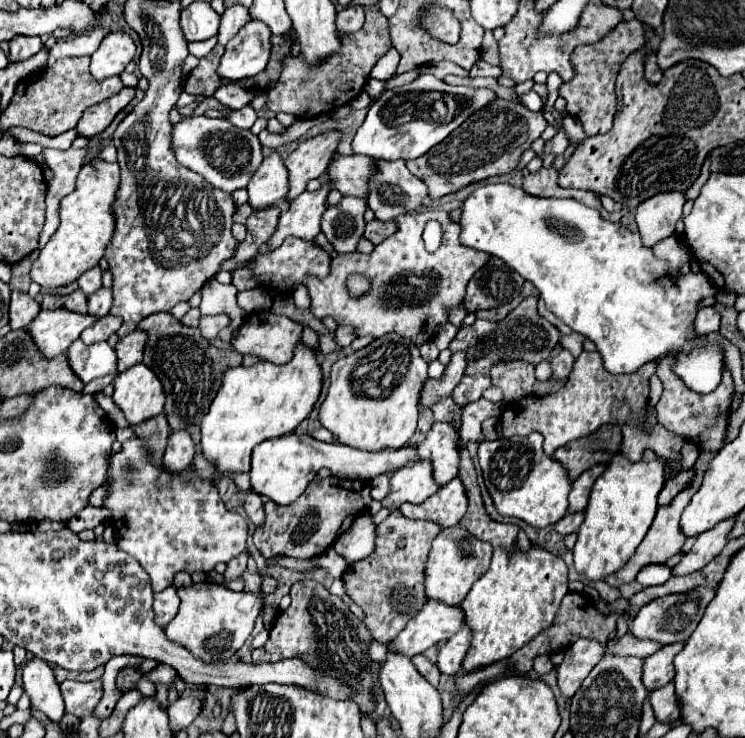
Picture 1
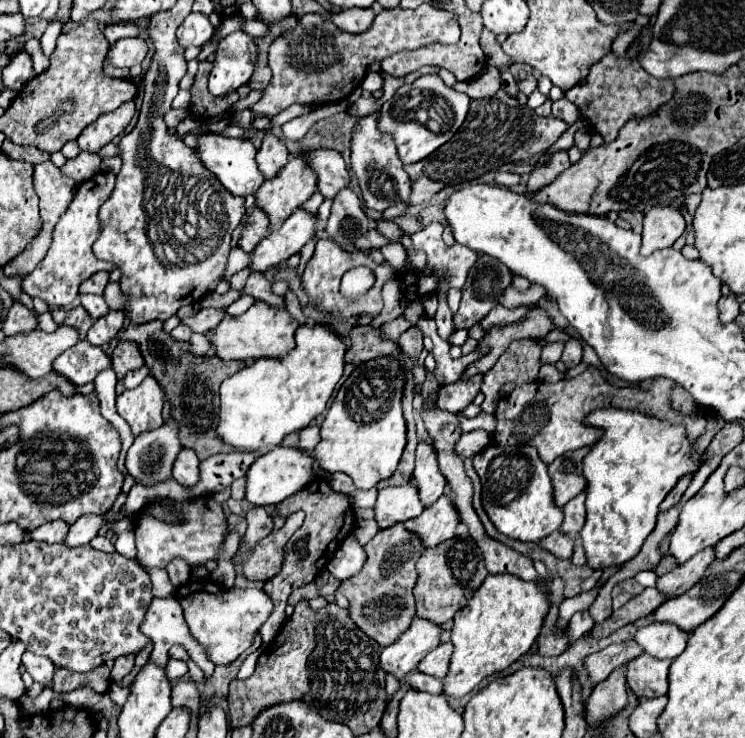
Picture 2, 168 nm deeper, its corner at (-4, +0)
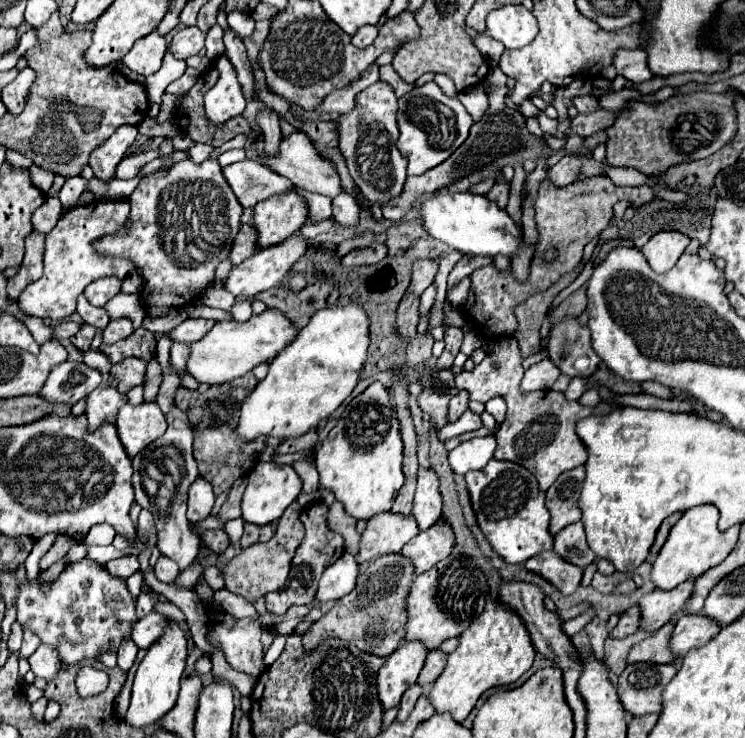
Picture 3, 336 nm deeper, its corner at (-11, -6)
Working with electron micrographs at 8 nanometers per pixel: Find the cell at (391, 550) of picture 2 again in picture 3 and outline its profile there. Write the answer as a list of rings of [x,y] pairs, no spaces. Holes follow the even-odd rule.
[[[381,556],[379,560],[369,564],[367,572],[361,574],[361,582],[357,582],[357,586],[347,596],[337,600],[327,614],[323,614],[307,628],[307,632],[303,634],[303,650],[313,652],[319,644],[323,644],[323,640],[339,638],[345,642],[353,642],[361,652],[375,654],[379,658],[393,654],[403,642],[403,630],[407,624],[405,596],[413,578],[413,566],[405,556]]]

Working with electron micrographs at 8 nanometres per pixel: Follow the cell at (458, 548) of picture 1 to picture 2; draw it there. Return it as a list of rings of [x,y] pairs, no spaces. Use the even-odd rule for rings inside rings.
[[[470,536],[450,538],[440,546],[426,548],[420,560],[416,562],[416,568],[418,568],[418,582],[414,586],[416,616],[426,618],[434,624],[446,624],[448,620],[452,620],[456,610],[460,610],[472,598],[472,594],[488,576],[480,548],[476,546],[476,542],[472,542]]]

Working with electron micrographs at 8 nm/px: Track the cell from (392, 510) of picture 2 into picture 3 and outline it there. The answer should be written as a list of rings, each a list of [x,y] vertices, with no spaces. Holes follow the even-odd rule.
[[[393,512],[377,514],[367,522],[367,528],[361,534],[355,560],[361,566],[385,554],[397,554],[413,536],[417,536],[417,532],[419,528],[413,516]]]

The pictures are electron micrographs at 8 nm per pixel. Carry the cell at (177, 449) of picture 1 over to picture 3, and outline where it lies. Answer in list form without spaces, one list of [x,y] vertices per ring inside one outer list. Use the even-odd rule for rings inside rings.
[[[197,478],[189,490],[189,500],[187,500],[187,520],[197,524],[205,520],[211,514],[213,508],[213,488],[207,484],[203,478]]]

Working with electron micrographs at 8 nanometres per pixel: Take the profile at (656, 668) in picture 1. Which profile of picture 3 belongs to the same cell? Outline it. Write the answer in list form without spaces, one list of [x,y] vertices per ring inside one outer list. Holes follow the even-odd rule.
[[[635,662],[627,664],[617,678],[619,700],[631,716],[659,714],[661,712],[661,692],[673,680],[677,668],[673,664],[653,664]]]

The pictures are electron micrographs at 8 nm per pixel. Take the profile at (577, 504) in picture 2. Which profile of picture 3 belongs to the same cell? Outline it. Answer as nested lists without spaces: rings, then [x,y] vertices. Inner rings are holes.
[[[581,522],[571,524],[567,528],[563,528],[557,536],[555,536],[555,546],[553,550],[567,560],[569,564],[575,564],[579,568],[587,568],[589,564],[593,564],[597,560],[595,552],[591,552],[591,548],[587,546],[585,540],[585,528]]]

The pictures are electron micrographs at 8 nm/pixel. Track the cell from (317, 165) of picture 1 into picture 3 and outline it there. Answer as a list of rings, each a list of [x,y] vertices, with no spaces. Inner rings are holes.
[[[293,190],[283,196],[271,196],[253,208],[253,228],[257,230],[257,246],[267,248],[287,240],[307,222],[307,202]]]

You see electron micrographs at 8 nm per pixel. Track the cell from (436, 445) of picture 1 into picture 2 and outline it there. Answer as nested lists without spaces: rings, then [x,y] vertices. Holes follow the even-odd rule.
[[[420,442],[416,448],[416,468],[414,468],[414,480],[420,492],[420,500],[424,506],[430,506],[436,502],[446,488],[446,478],[438,468],[438,456],[436,448],[428,442]]]

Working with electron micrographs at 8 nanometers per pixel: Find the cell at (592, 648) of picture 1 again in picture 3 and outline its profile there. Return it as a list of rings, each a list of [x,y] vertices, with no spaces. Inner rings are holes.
[[[667,622],[653,636],[649,636],[647,640],[633,646],[629,652],[629,664],[647,662],[647,660],[653,660],[659,664],[671,664],[675,660],[675,654],[669,648],[669,638],[671,638],[673,628],[675,628],[675,622]]]

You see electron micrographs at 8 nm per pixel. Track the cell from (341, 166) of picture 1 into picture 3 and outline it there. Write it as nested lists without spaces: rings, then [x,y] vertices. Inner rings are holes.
[[[293,132],[289,136],[283,136],[281,146],[279,146],[279,156],[267,156],[263,152],[263,136],[259,136],[255,144],[257,144],[259,162],[265,164],[267,168],[271,168],[275,174],[289,178],[297,188],[317,192],[317,194],[323,194],[329,198],[335,198],[341,192],[341,184],[339,184],[339,176],[335,172],[335,166],[329,160],[325,160],[321,154],[317,154],[315,146],[311,144],[311,140],[303,132]]]

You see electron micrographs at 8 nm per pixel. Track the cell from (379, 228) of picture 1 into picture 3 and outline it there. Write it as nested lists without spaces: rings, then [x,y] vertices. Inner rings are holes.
[[[371,242],[367,246],[363,246],[363,248],[355,248],[349,254],[345,254],[341,258],[341,264],[347,266],[347,268],[353,268],[353,266],[369,266],[369,264],[377,264],[379,260],[383,260],[385,254],[387,254],[387,246],[385,244]]]

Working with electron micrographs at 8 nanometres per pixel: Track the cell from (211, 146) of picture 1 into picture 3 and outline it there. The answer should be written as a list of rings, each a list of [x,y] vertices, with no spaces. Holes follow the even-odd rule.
[[[249,158],[225,166],[223,174],[243,208],[253,208],[257,202],[281,192],[291,192],[293,188],[291,180],[275,176],[275,172],[271,172],[267,166]]]

